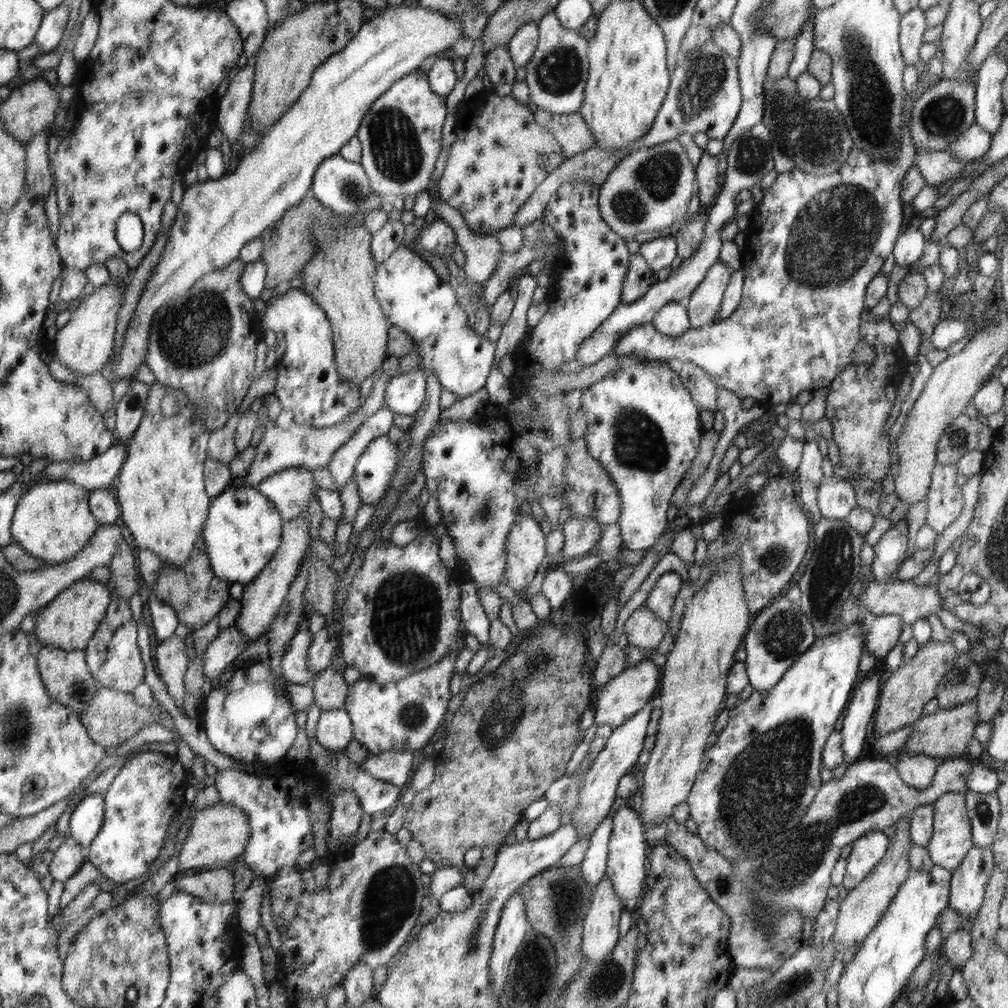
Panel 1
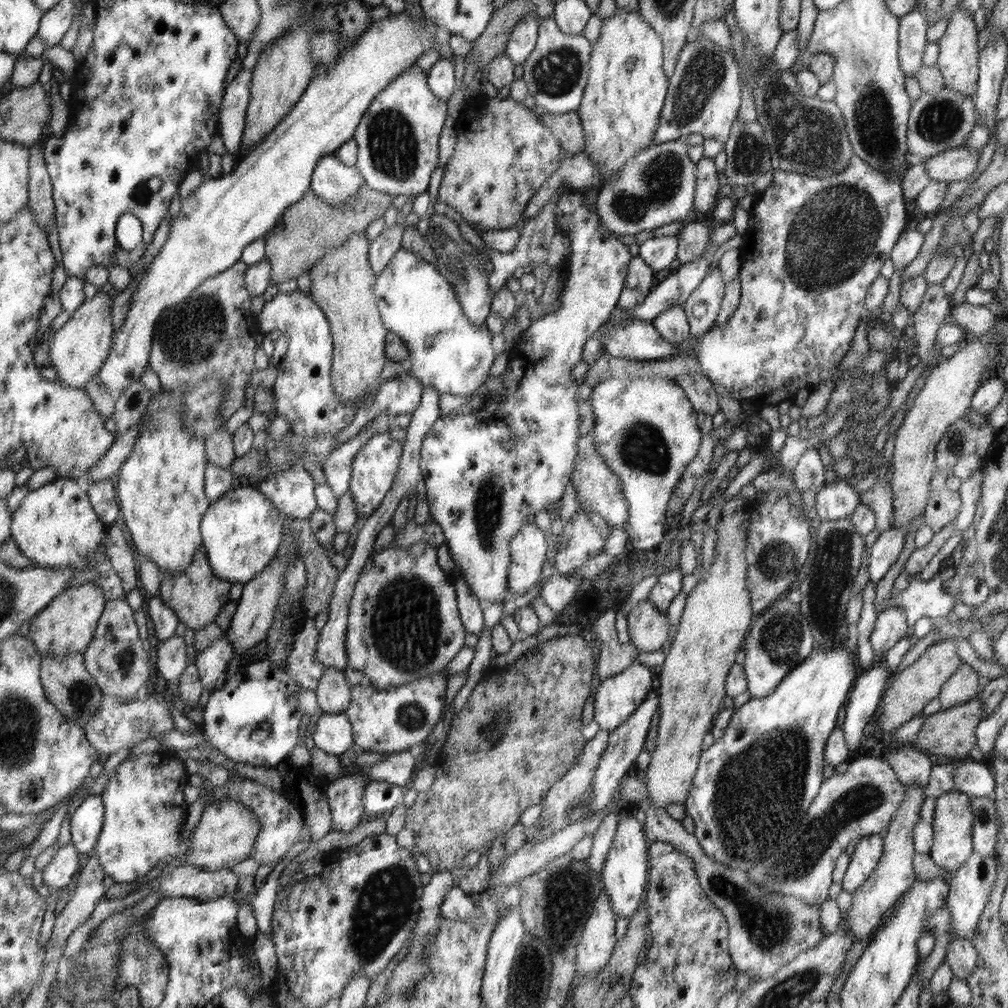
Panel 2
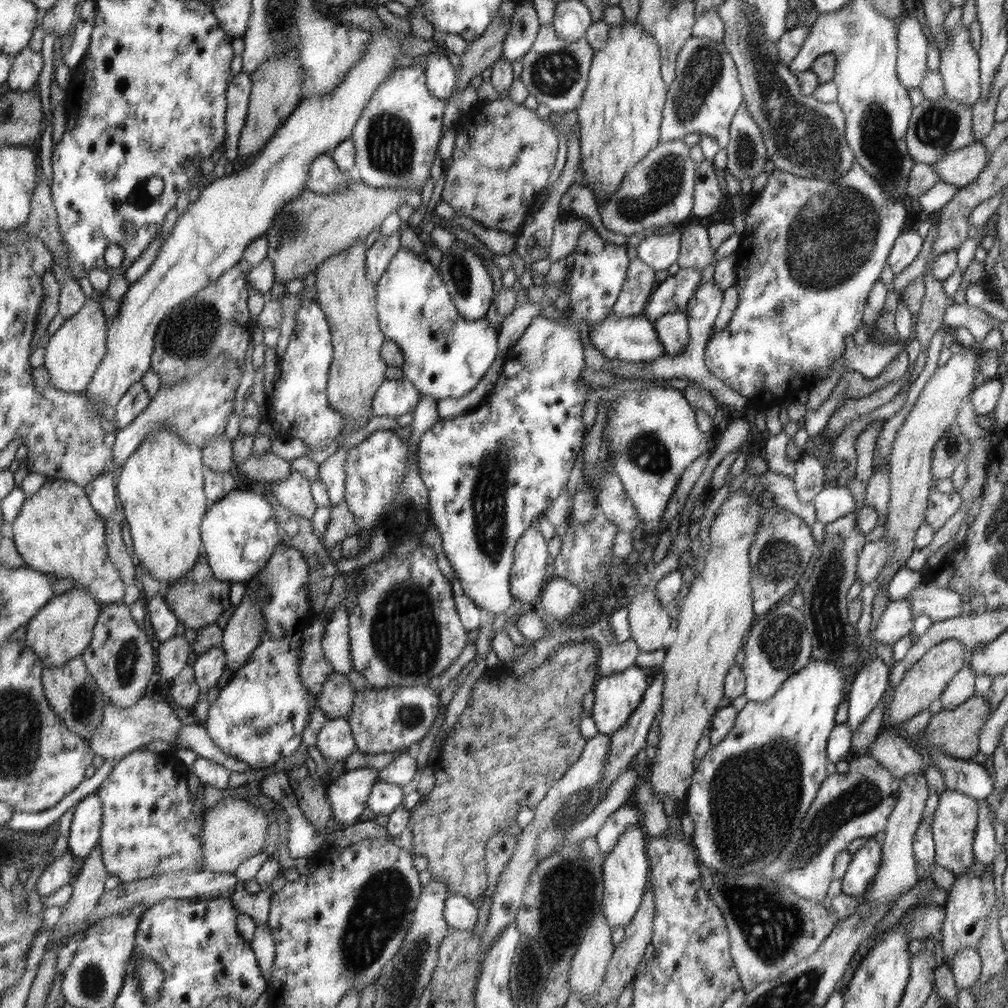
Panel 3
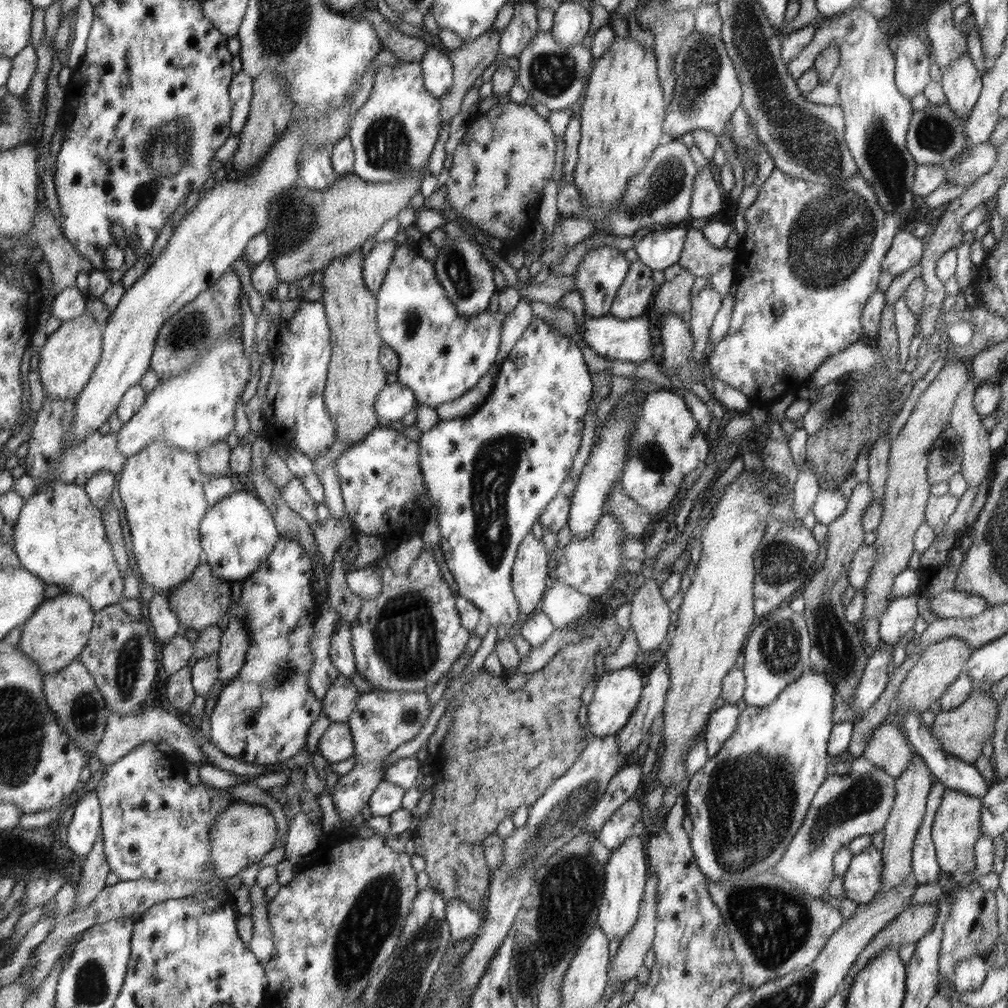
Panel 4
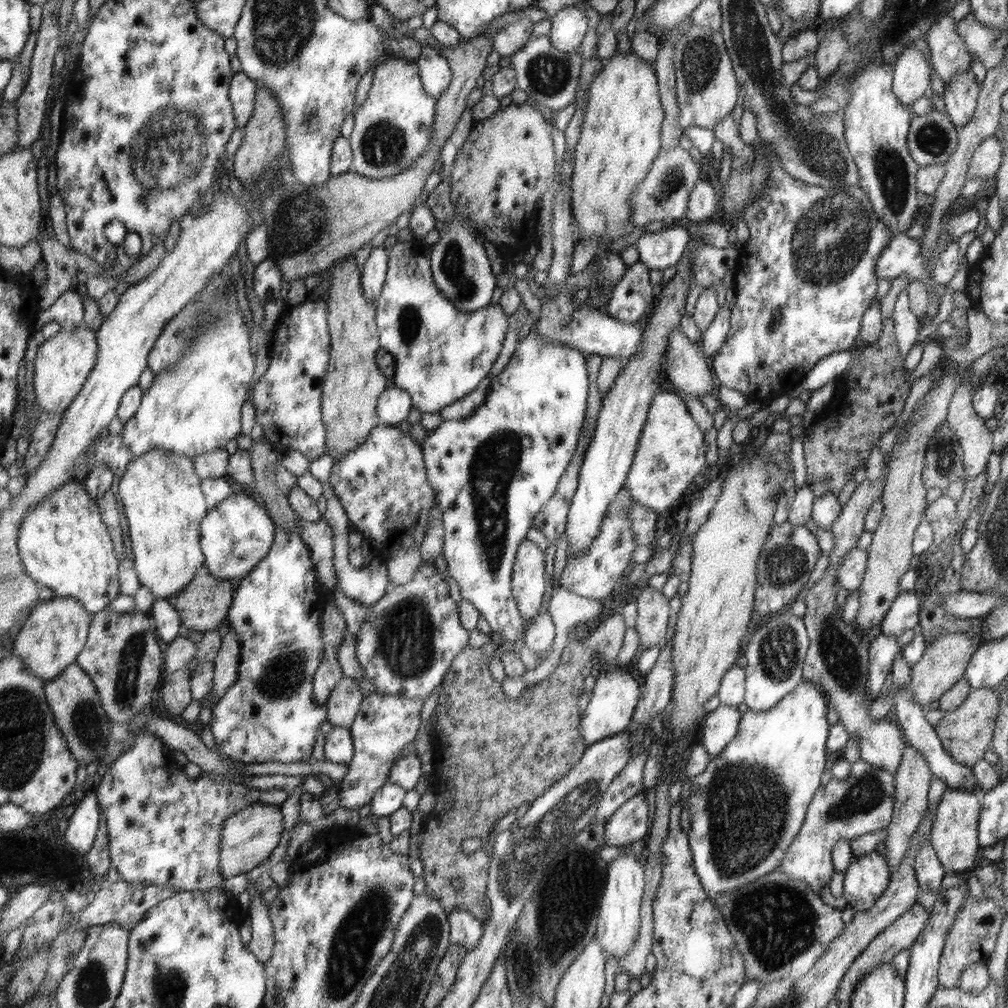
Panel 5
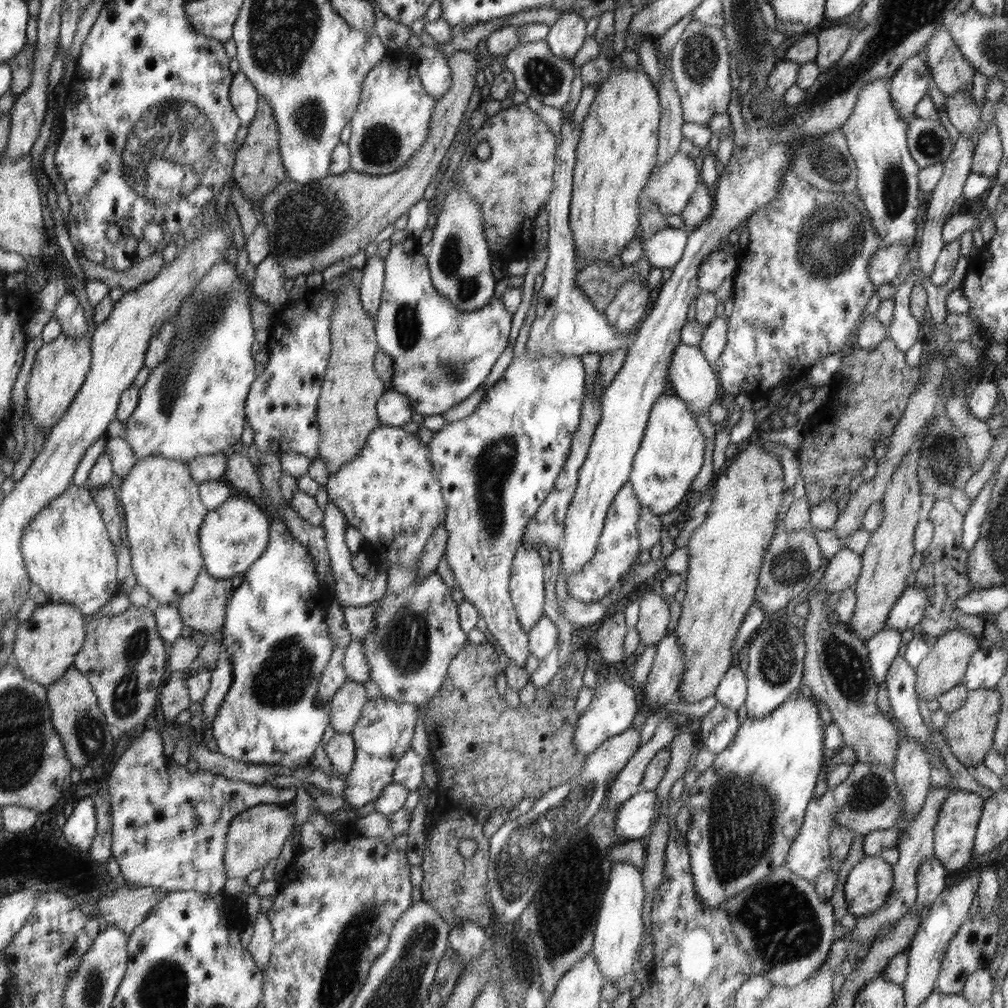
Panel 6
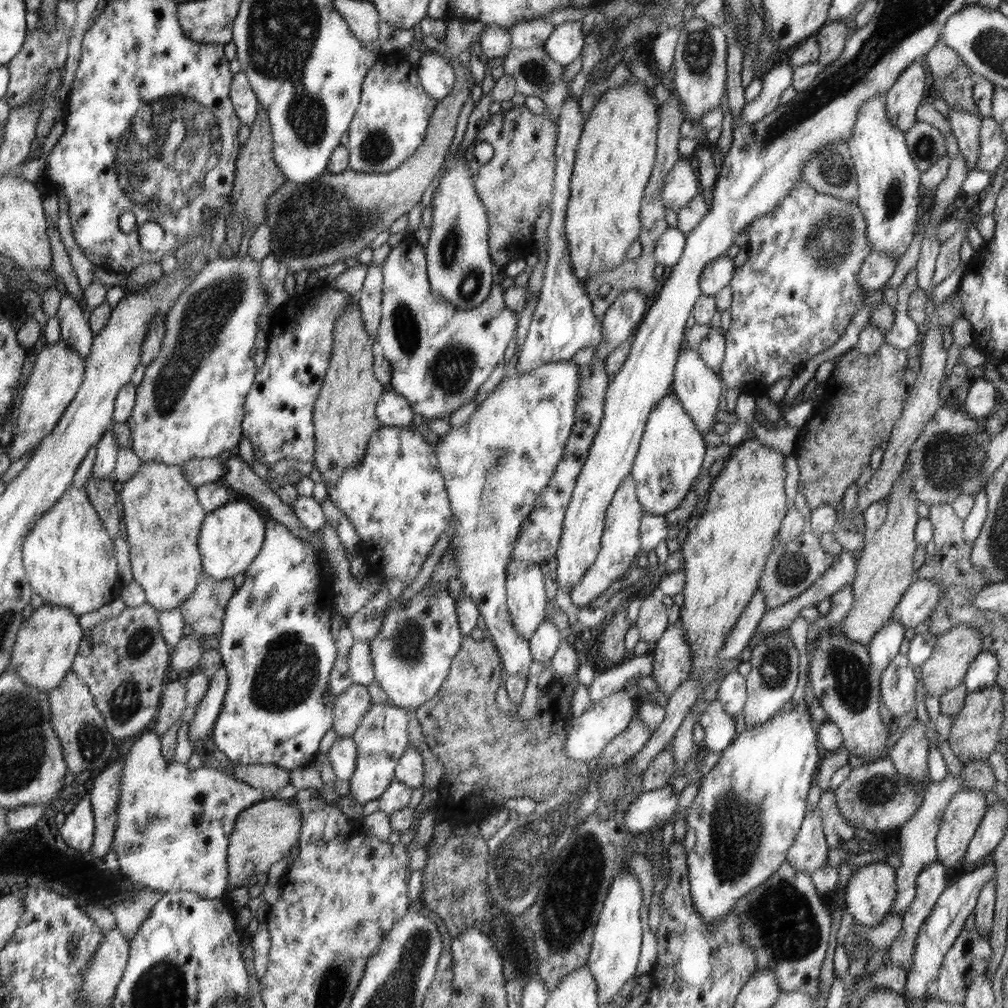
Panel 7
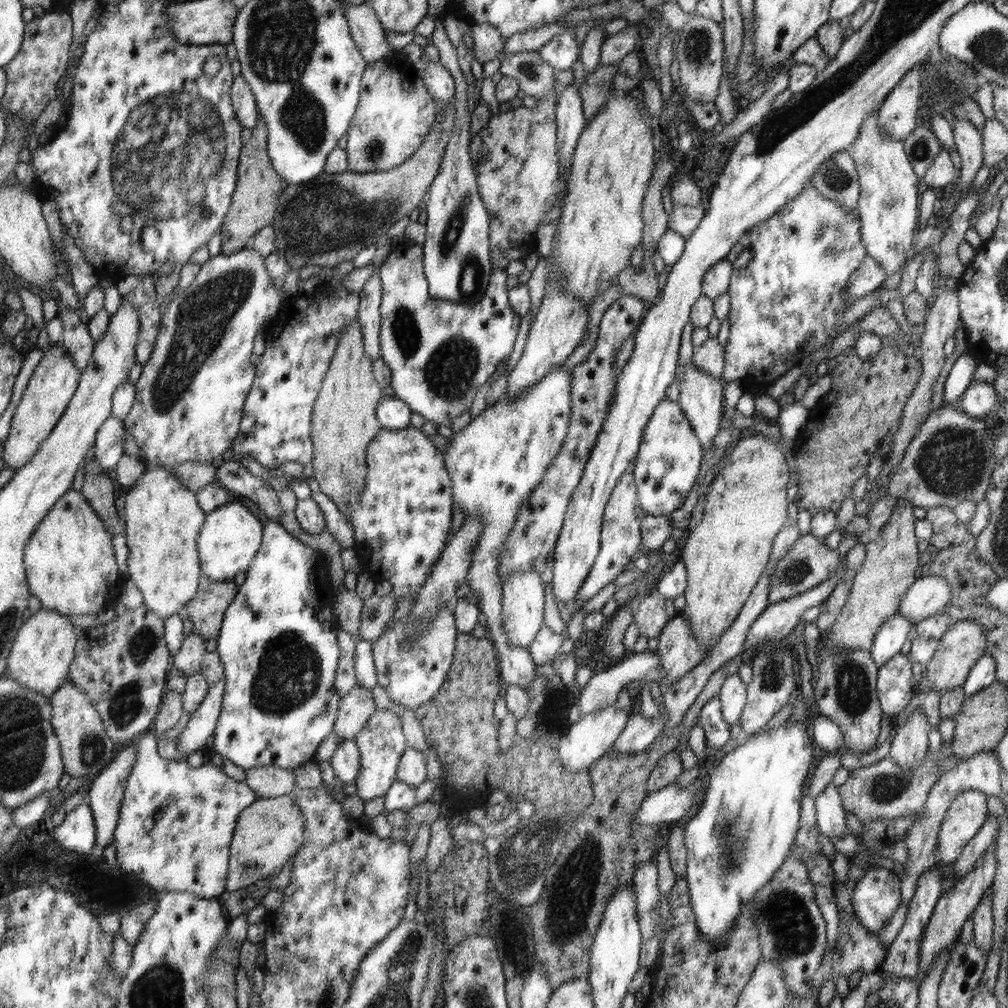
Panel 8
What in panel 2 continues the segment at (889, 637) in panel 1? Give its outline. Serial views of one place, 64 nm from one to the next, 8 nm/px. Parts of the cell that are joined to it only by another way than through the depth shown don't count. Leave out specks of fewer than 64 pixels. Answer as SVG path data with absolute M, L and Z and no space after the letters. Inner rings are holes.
M896 606L880 611L870 633L873 652L883 655L899 640L906 637L910 628L910 624L906 622L906 612L902 608Z

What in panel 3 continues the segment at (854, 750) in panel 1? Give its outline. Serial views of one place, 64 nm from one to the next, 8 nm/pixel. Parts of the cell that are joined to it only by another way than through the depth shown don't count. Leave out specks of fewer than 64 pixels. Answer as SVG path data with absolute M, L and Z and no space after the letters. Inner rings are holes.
M882 658L865 661L864 668L848 686L848 718L845 722L852 733L868 718L888 690L891 669Z

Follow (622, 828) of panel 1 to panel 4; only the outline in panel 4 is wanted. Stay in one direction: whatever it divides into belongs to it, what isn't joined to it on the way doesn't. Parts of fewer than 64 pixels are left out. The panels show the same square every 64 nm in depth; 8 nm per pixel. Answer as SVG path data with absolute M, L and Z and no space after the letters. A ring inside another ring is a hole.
M640 835L628 837L624 843L616 847L605 866L606 883L602 905L597 915L597 925L607 935L609 942L614 937L623 940L636 927L641 911L640 900L644 900L645 885L649 881L648 862L644 854L644 844Z

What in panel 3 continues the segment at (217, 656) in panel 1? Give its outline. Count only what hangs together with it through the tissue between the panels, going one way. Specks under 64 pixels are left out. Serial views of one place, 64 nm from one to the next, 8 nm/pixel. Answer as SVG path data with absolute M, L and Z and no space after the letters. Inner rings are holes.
M218 646L210 649L197 657L192 666L195 680L200 685L202 692L213 693L217 681L224 674L226 669L226 657L224 657L224 647Z

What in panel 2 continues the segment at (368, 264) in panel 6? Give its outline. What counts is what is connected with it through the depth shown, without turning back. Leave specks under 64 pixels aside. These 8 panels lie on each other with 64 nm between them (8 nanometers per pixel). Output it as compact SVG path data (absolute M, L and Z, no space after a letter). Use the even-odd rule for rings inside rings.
M394 223L393 226L384 227L383 231L376 237L375 240L369 243L369 261L373 265L374 273L380 273L390 262L390 259L402 249L402 236L406 225Z

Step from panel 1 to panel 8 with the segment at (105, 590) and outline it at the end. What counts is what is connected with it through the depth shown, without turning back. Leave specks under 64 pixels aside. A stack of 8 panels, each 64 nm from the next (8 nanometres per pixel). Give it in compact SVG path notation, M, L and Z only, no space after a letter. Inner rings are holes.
M41 608L18 630L17 641L10 653L6 677L13 678L26 689L49 697L68 680L79 636L76 627L70 622L69 615Z

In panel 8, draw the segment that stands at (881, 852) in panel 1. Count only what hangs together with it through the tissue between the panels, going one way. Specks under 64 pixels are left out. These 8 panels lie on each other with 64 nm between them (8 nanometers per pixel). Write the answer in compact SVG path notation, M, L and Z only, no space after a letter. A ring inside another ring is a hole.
M878 865L869 870L869 873L857 882L856 890L853 890L854 917L860 920L870 934L880 934L900 906L900 896L898 876Z

